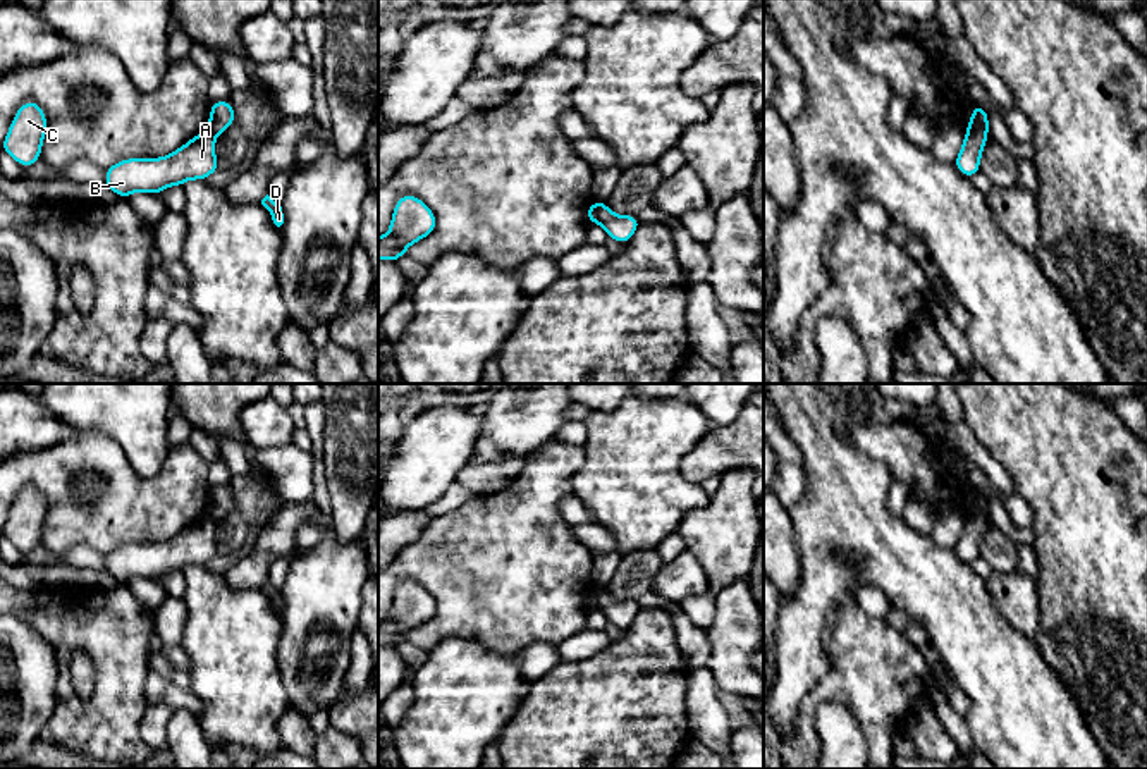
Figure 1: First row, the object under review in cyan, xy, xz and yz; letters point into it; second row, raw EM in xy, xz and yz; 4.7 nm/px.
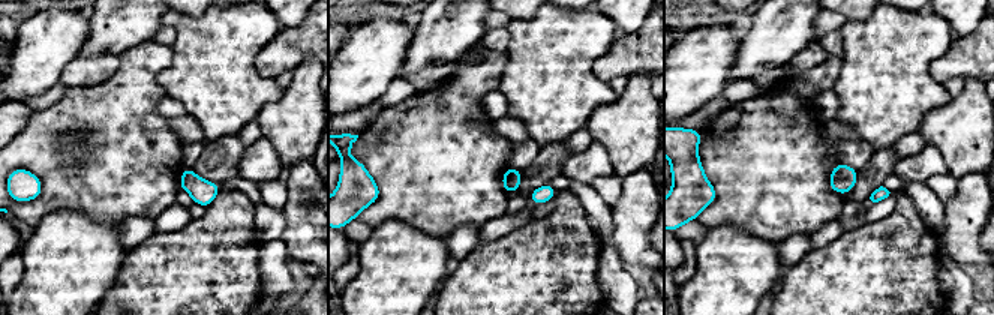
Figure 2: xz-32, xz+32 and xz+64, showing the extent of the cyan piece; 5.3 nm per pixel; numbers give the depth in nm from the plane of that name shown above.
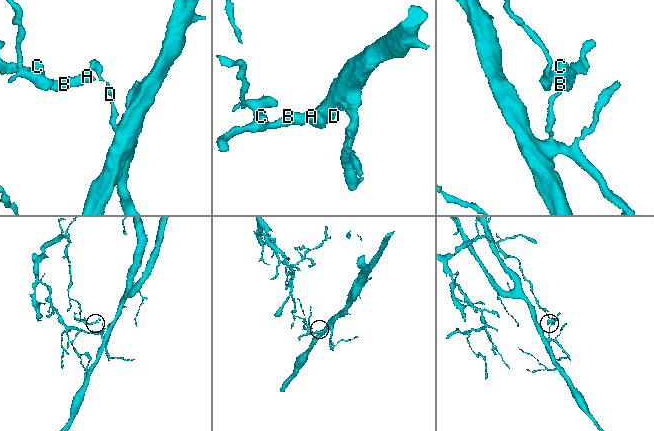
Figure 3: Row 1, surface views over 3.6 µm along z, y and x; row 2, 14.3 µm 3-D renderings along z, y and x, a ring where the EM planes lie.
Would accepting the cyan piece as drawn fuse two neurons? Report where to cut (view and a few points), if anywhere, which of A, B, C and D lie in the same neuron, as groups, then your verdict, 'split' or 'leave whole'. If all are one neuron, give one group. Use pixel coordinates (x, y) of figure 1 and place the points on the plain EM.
xz (595, 587), (597, 606) | A B C / D | split

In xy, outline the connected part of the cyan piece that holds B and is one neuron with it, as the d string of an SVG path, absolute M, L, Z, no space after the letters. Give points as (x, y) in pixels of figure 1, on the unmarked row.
M205 514L167 542L127 544L105 554L105 573L122 585L138 576L160 580L169 571L182 573L189 564L205 566L218 554L215 520Z

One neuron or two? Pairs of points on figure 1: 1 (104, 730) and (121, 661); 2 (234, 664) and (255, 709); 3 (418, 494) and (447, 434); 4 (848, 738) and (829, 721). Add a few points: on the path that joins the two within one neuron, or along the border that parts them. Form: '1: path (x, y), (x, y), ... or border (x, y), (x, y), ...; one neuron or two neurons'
1: path (112, 713), (117, 706), (119, 678); one neuron
2: path (236, 675), (245, 699); one neuron
3: path (418, 479), (422, 467), (434, 449); one neuron
4: path (843, 735), (834, 726); one neuron

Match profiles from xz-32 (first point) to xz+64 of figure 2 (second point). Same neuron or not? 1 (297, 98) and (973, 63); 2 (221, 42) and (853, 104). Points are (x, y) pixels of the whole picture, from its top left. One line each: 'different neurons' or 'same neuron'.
1: different neurons
2: same neuron

